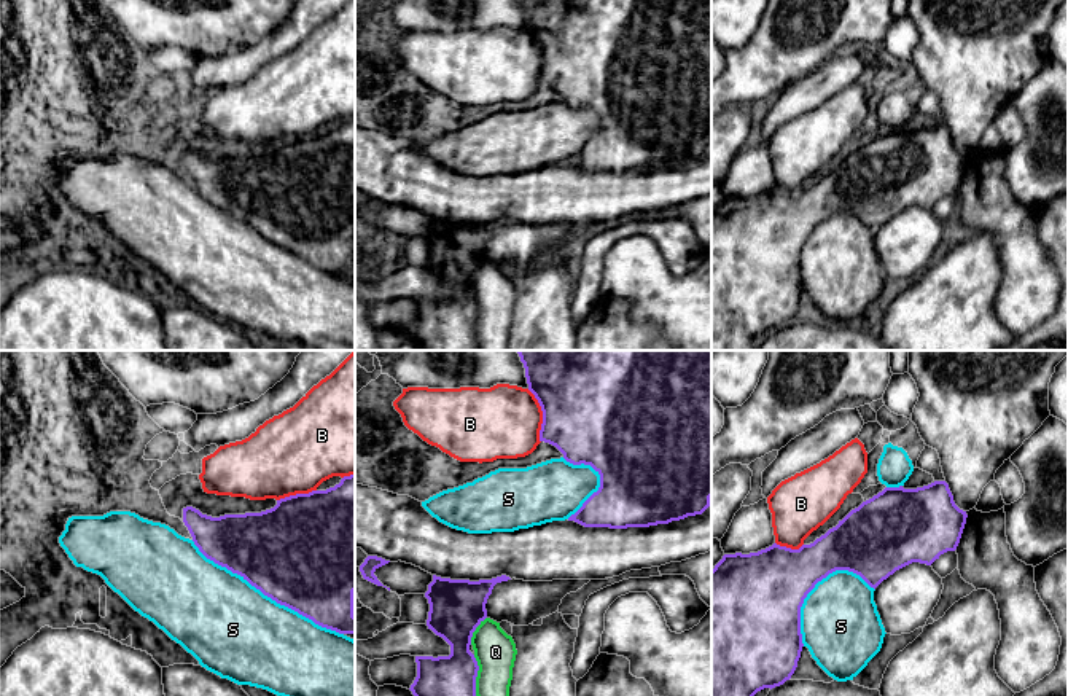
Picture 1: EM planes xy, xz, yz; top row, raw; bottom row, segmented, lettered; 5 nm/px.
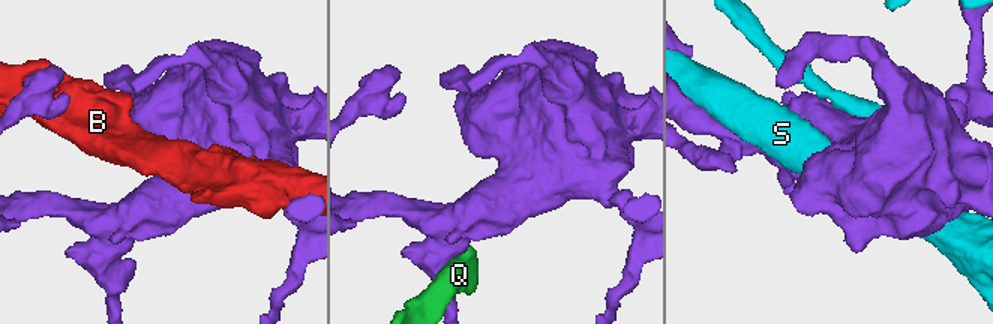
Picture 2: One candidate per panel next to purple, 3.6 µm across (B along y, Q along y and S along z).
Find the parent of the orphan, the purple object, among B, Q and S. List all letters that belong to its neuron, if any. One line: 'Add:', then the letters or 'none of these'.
Add: S

